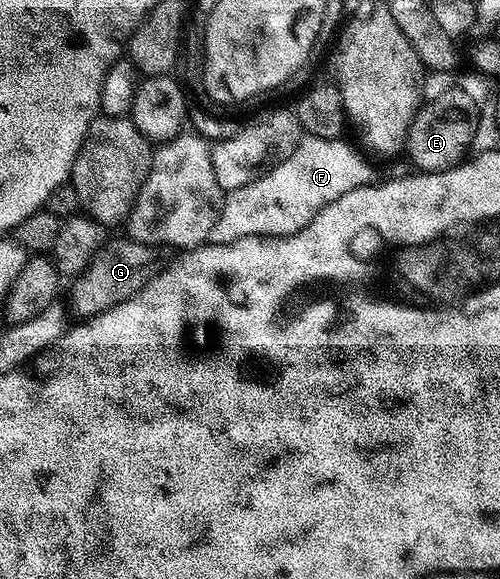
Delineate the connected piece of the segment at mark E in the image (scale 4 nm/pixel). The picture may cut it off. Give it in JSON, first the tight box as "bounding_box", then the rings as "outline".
{"bounding_box":[405,90,478,172],"outline":[[[447,90],[433,102],[420,107],[411,121],[405,153],[419,172],[446,172],[460,163],[470,149],[478,120],[477,104],[461,90]]]}

